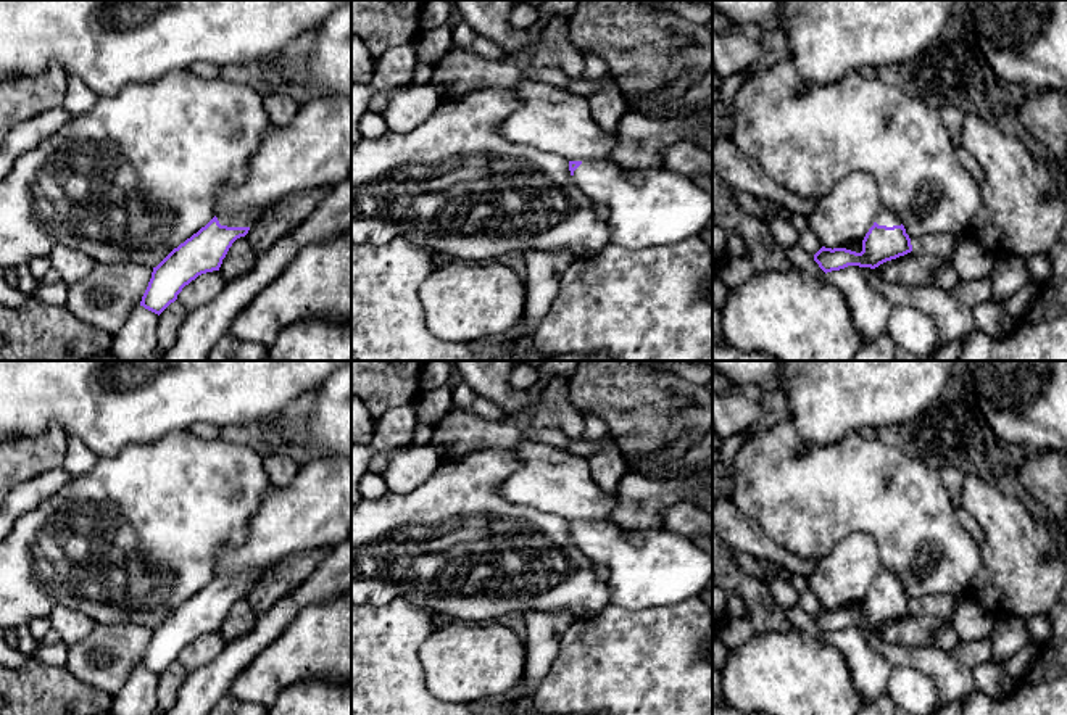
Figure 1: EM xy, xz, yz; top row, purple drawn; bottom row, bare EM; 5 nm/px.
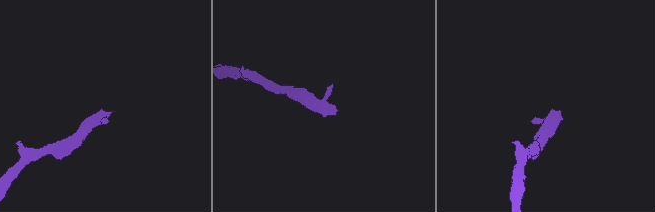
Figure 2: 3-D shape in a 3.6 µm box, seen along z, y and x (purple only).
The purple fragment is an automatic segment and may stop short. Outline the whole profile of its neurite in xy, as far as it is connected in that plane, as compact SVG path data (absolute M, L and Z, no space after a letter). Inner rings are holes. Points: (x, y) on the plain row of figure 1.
M269 572L214 577L153 628L140 667L160 676L177 660L185 646L201 634L219 631L232 604L245 597L250 588Z

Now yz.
M882 568L874 586L862 601L862 612L856 614L846 609L822 607L814 622L827 634L848 626L875 630L880 625L904 617L912 612L911 599L906 594L901 578Z

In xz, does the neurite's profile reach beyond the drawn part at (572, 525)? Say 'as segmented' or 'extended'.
extended

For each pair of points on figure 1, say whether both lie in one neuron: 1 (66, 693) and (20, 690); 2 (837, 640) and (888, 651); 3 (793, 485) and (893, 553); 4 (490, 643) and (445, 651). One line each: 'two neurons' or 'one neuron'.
1: one neuron
2: two neurons
3: one neuron
4: one neuron

